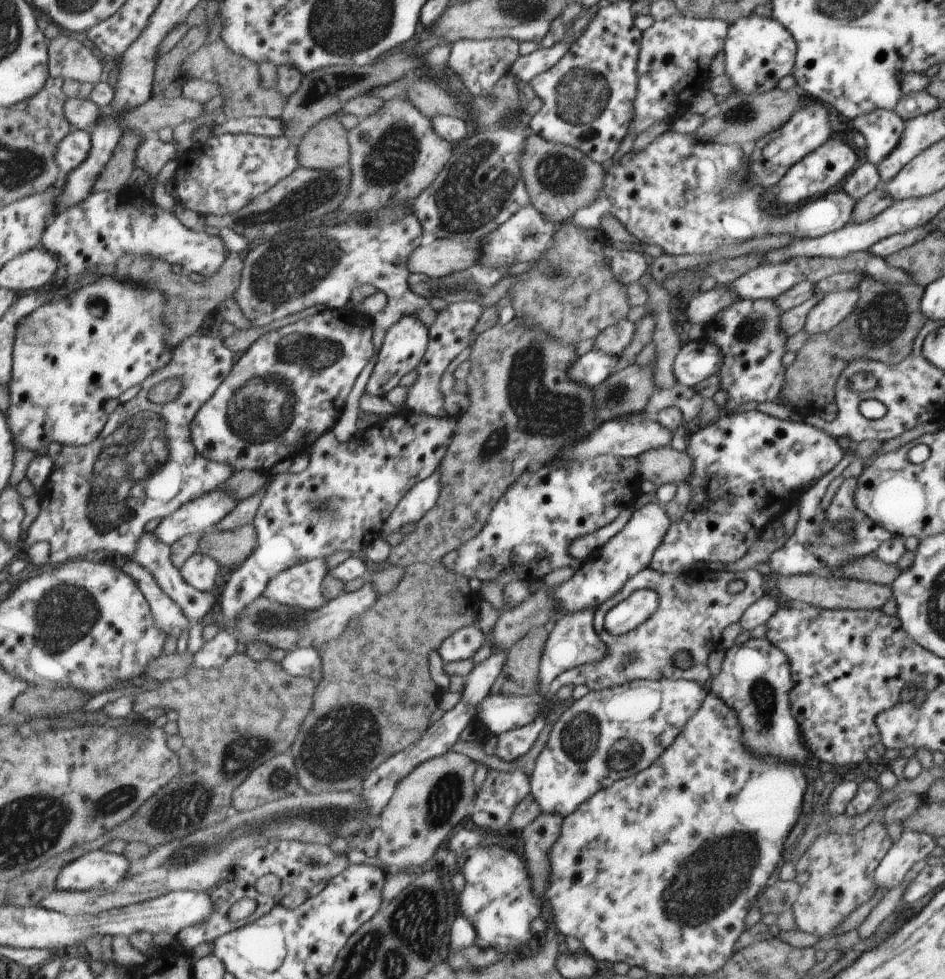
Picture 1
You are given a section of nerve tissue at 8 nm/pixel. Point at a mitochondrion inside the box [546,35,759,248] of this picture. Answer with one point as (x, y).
(582, 94)

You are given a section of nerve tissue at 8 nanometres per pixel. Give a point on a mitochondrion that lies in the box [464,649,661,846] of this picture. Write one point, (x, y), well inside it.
(583, 736)

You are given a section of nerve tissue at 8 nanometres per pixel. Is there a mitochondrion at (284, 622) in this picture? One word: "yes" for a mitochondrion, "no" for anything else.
yes

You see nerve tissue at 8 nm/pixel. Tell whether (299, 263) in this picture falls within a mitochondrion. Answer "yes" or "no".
yes

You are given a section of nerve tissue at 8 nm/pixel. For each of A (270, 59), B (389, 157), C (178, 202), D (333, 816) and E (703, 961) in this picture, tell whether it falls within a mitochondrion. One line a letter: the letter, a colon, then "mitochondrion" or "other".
A: other
B: mitochondrion
C: other
D: mitochondrion
E: other

